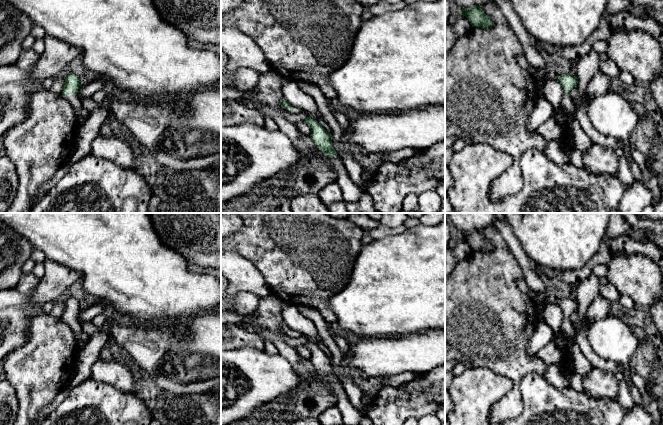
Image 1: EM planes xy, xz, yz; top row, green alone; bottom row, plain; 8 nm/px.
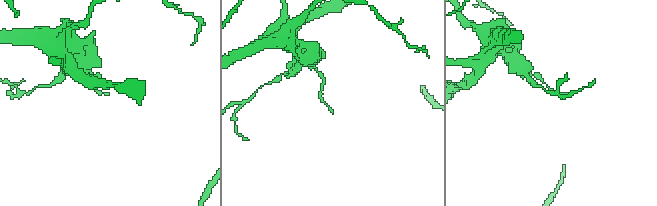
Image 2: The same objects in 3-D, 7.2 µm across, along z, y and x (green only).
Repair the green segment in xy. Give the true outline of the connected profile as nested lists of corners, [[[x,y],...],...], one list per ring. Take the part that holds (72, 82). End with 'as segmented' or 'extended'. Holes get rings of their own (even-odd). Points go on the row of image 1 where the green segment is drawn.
[[[70,72],[67,76],[65,76],[64,79],[65,79],[65,86],[63,89],[62,96],[66,96],[69,103],[73,107],[79,127],[86,121],[90,113],[83,107],[80,99],[77,96],[78,89],[82,84],[81,79],[79,76],[75,75],[72,72]]]; extended

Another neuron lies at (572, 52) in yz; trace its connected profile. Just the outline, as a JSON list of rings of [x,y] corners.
[[[602,17],[598,27],[590,34],[590,36],[578,44],[569,46],[554,46],[536,40],[534,40],[534,44],[539,50],[543,50],[550,55],[558,55],[569,60],[570,62],[578,62],[580,58],[589,53],[589,51],[592,49],[593,43],[597,41],[599,37],[605,37],[608,41],[611,33],[612,27],[607,20]]]

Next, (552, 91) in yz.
[[[550,79],[544,84],[542,98],[546,99],[554,109],[561,107],[563,97],[563,87],[557,80]]]

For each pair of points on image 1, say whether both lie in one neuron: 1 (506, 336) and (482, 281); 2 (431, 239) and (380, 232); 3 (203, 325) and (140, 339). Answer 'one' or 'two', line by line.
1: one
2: two
3: one

